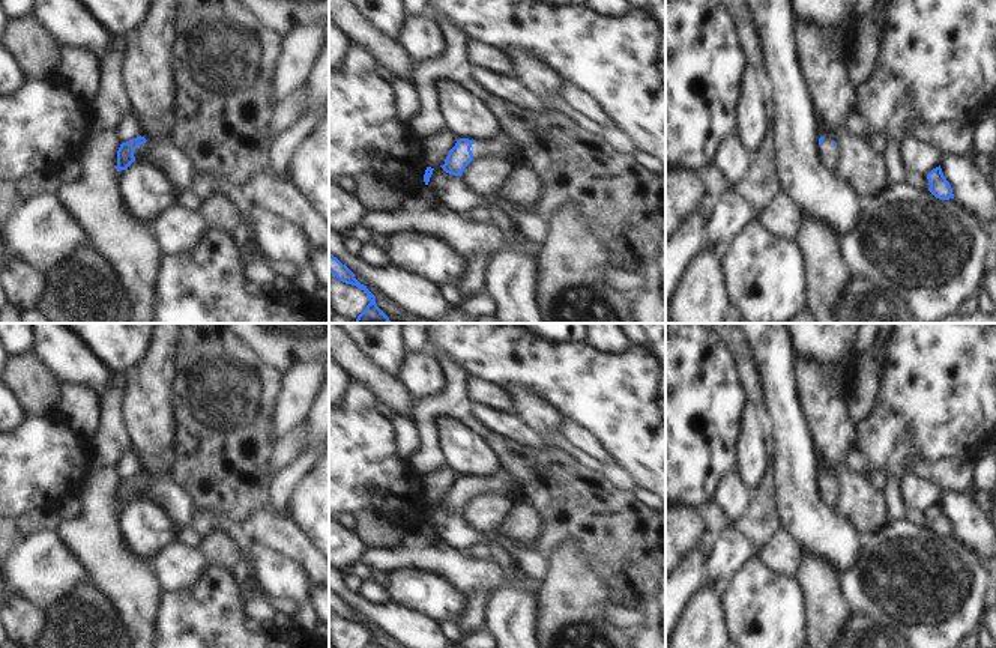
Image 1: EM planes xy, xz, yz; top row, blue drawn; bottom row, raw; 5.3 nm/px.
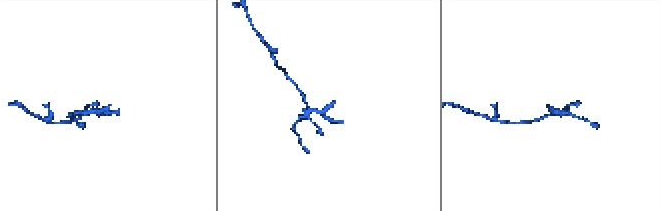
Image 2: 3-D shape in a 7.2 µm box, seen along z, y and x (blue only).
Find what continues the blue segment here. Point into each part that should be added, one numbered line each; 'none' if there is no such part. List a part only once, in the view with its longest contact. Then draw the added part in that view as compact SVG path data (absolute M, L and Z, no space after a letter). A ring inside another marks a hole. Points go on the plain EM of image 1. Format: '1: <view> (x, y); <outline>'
1: xz (499, 481); M502 469L490 474L485 478L475 478L470 484L473 496L487 492L511 492L515 495L515 481Z

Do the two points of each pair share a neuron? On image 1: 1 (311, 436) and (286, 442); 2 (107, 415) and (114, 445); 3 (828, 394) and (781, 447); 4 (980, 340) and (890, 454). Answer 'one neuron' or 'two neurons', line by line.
1: two neurons
2: one neuron
3: two neurons
4: one neuron

